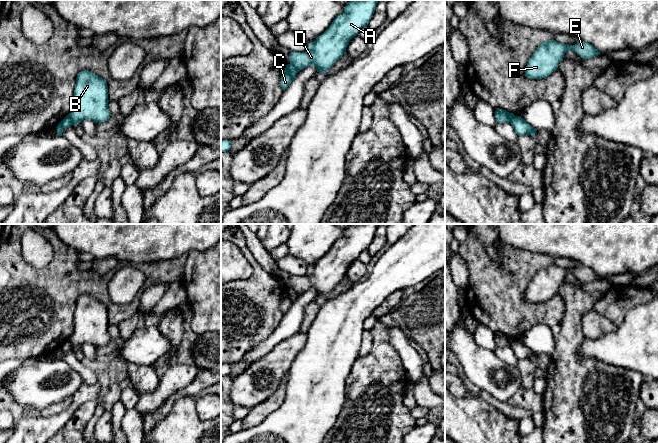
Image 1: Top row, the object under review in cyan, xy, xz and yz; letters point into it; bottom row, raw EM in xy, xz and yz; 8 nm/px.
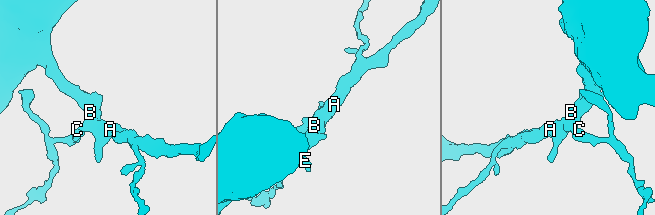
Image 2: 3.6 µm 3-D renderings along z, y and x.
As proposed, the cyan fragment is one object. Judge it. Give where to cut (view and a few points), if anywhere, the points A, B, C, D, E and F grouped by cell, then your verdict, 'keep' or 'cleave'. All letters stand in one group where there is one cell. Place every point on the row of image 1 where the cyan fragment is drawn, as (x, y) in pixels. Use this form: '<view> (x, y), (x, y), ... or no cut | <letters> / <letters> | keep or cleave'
xy (67, 115), (73, 124) | A B D E F / C | cleave

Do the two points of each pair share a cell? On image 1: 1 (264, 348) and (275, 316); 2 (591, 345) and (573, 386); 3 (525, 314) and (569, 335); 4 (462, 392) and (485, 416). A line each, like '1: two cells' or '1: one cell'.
1: two cells
2: two cells
3: two cells
4: two cells

